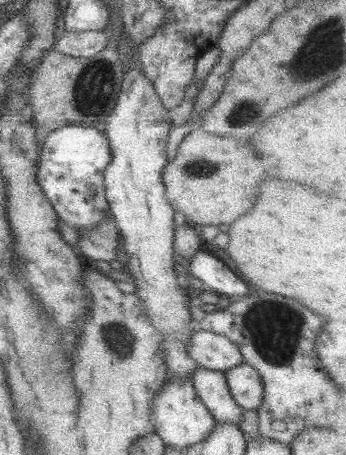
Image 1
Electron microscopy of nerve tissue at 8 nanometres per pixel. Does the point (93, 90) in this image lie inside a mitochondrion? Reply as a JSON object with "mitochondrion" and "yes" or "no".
{"mitochondrion":"yes"}

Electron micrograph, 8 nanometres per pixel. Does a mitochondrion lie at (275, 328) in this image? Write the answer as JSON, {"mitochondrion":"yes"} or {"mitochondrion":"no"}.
{"mitochondrion":"yes"}

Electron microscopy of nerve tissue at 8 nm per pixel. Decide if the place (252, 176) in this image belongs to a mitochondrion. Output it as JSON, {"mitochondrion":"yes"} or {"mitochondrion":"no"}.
{"mitochondrion":"no"}

